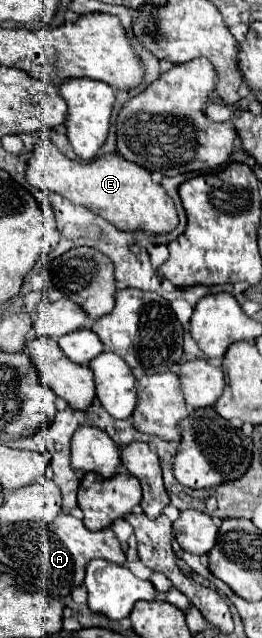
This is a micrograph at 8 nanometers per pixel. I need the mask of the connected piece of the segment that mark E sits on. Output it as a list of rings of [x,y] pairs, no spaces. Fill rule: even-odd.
[[[44,130],[44,140],[33,147],[32,160],[28,160],[26,180],[44,192],[56,192],[74,204],[86,206],[102,216],[118,230],[142,230],[152,234],[166,234],[178,226],[178,212],[166,190],[150,178],[142,166],[124,160],[120,154],[104,154],[92,162],[74,162],[64,156],[48,138],[52,130]]]

